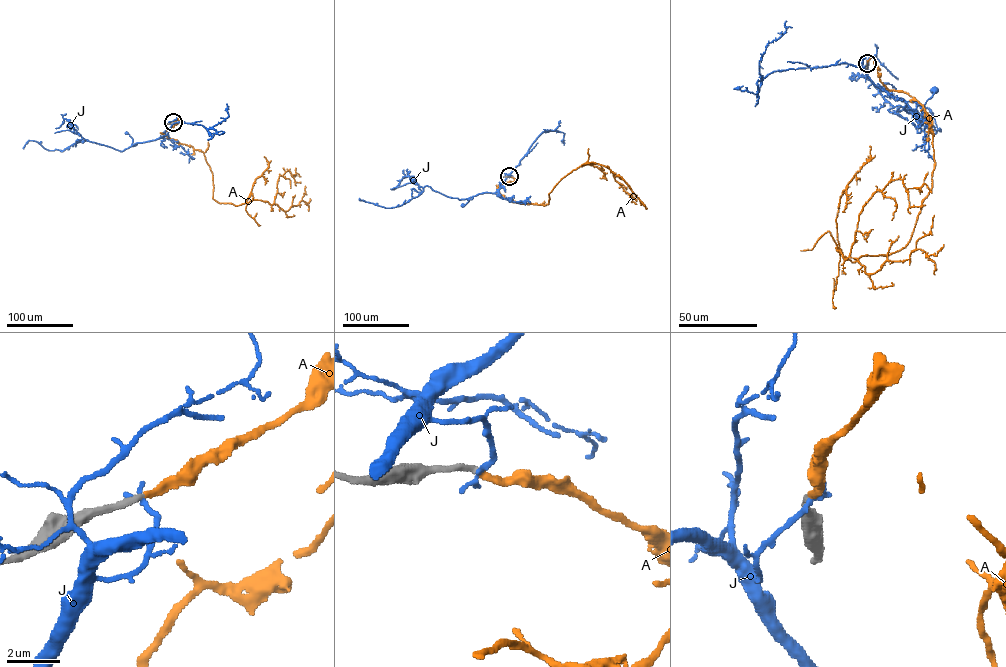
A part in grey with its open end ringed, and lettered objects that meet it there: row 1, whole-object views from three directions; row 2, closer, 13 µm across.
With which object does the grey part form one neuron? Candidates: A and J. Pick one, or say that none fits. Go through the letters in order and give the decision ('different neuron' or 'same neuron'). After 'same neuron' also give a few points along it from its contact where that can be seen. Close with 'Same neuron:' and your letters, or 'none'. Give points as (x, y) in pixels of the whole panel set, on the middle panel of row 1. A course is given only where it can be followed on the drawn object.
A: same neuron; it runs (509, 176), (516, 179), (497, 187), (504, 198), (545, 205), (562, 178), (598, 163), (636, 201)
J: different neuron
Same neuron: A

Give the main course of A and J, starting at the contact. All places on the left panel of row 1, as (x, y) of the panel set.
A: (173, 122), (180, 119), (161, 133), (203, 153), (219, 203), (272, 204), (279, 176), (288, 171), (300, 182)
J: (173, 122), (167, 134), (133, 146), (132, 138), (126, 133)

